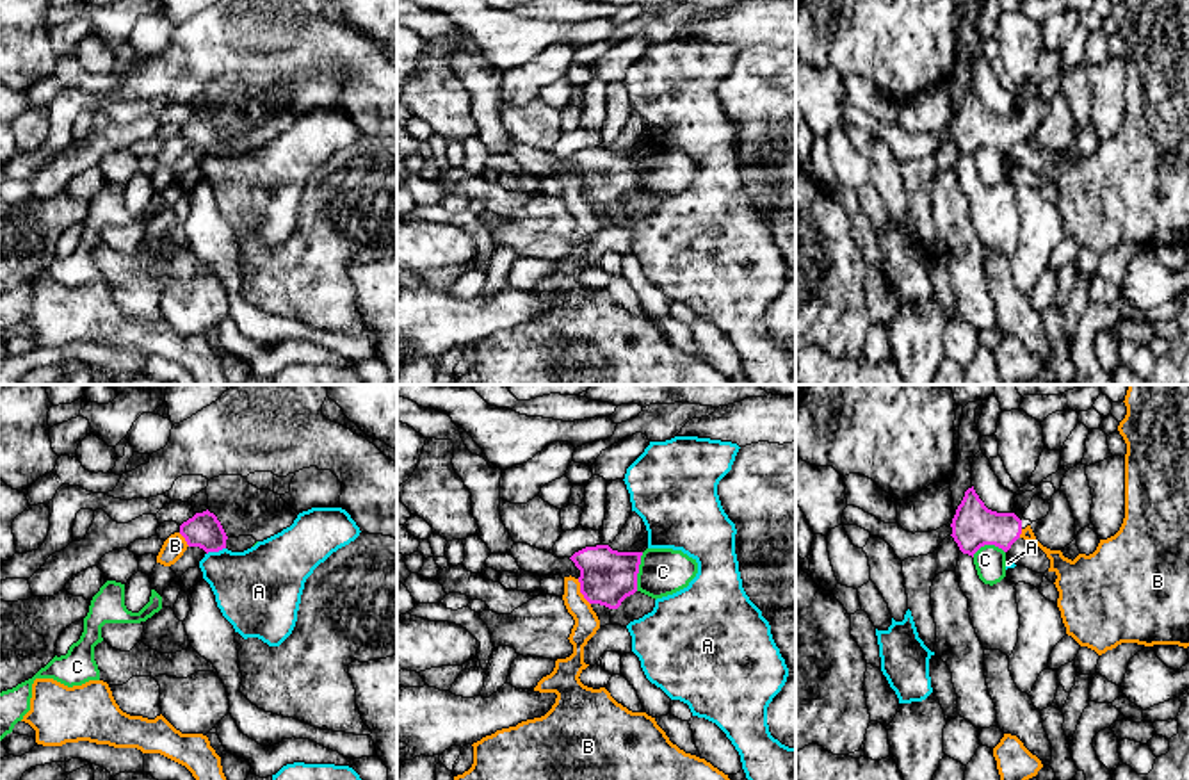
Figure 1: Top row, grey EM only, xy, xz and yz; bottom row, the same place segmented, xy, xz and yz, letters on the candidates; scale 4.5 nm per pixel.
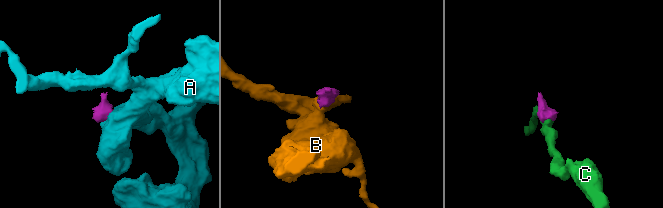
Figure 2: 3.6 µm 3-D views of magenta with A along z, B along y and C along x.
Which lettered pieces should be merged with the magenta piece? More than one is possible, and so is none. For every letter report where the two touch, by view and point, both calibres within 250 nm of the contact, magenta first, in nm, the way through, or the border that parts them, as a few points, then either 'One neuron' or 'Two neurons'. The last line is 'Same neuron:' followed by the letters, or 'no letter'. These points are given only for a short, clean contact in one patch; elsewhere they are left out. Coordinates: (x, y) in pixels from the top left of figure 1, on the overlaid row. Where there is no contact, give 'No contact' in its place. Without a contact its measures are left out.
A: Touches magenta at xy (216, 551). Thickness 160 nm (magenta) against 360 nm. Boundary: xy (225, 547), (207, 554). Two neurons
B: Touches magenta at xz (581, 592). Thickness 240 nm (magenta) against 110 nm. Boundary: xz (577, 579), (579, 592), (590, 604). Two neurons
C: Touches magenta at xz (638, 572). Thickness 240 nm (magenta) against 220 nm. Boundary: xz (643, 552), (636, 590). Two neurons
Same neuron: no letter

